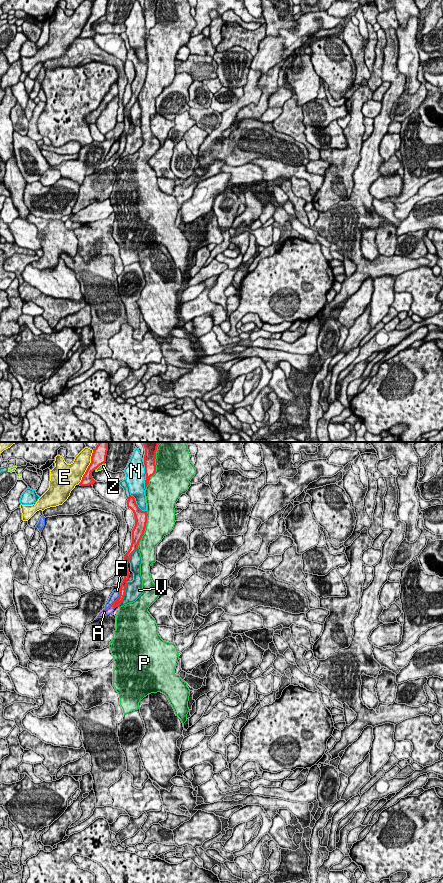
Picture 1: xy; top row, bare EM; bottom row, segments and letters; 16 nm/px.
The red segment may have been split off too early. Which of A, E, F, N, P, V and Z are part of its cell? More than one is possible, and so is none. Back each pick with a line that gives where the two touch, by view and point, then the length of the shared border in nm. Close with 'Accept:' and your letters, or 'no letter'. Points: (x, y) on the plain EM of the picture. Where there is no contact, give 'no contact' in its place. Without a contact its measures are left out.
A: meets red in xy at (113, 158); contact 80 nm long
Accept: A

